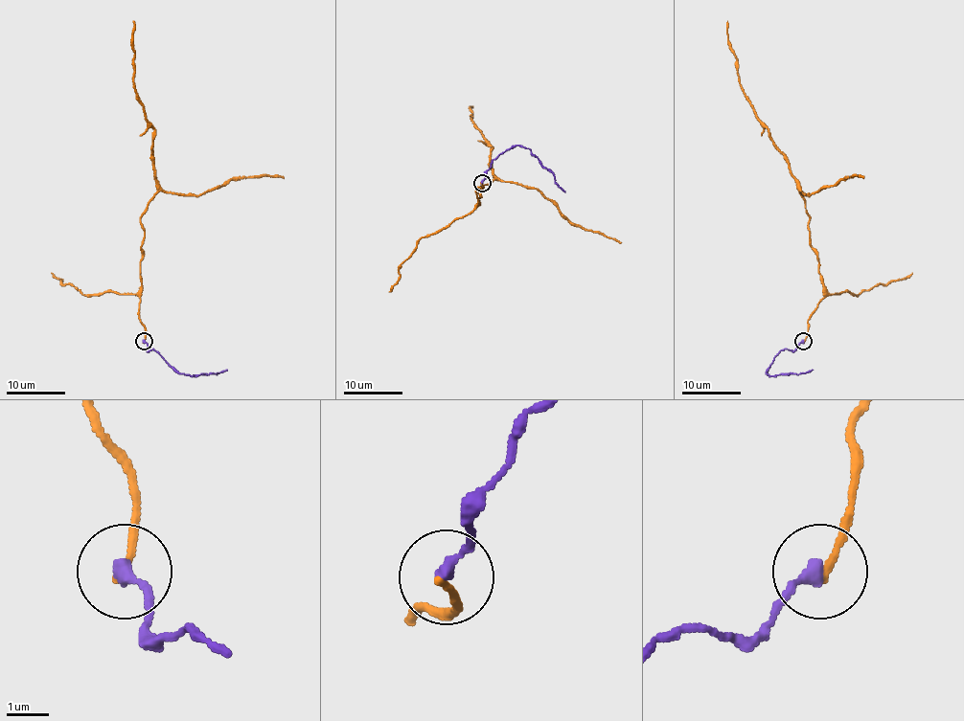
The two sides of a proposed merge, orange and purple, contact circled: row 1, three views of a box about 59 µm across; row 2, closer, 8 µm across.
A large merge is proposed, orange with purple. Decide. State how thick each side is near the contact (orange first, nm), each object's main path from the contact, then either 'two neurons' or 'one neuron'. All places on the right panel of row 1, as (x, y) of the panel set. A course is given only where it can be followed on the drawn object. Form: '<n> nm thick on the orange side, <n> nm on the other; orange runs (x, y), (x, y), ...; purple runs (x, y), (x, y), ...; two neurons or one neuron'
190 nm thick on the orange side, 320 nm on the other; orange runs (803, 342), (809, 317), (823, 296), (806, 200), (789, 159), (740, 83), (727, 20); purple runs (803, 342), (794, 350), (783, 349), (767, 373), (806, 373), (814, 369); two neurons

